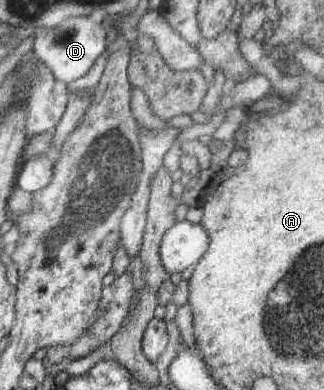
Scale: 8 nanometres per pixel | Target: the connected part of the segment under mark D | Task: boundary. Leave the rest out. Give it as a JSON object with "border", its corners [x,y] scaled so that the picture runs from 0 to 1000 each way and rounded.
{"border":[[[216,41],[173,69],[120,72],[108,82],[99,136],[179,208],[216,213],[265,192],[327,123],[327,85],[315,56],[284,54],[278,41]]]}

